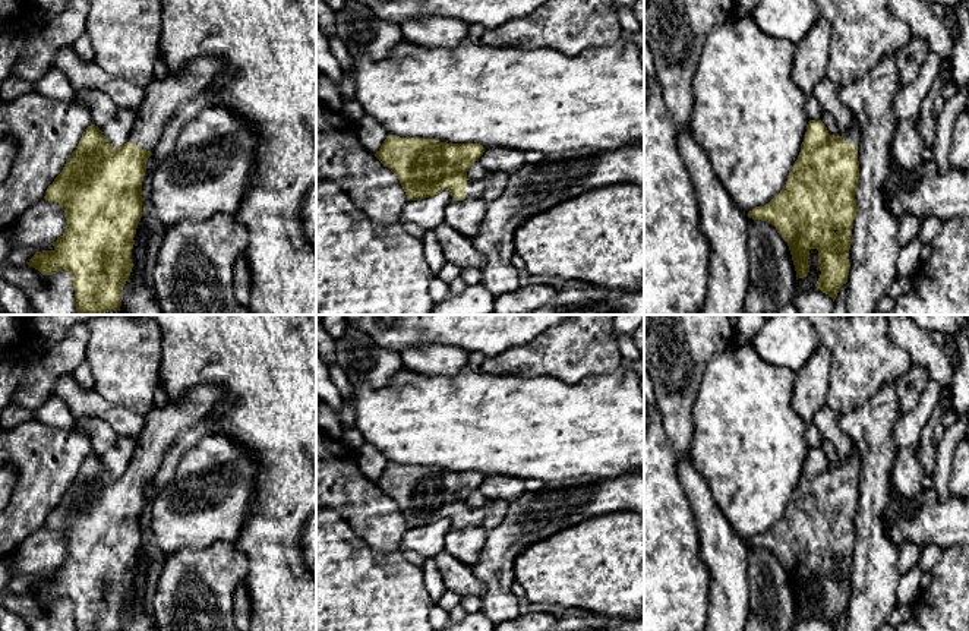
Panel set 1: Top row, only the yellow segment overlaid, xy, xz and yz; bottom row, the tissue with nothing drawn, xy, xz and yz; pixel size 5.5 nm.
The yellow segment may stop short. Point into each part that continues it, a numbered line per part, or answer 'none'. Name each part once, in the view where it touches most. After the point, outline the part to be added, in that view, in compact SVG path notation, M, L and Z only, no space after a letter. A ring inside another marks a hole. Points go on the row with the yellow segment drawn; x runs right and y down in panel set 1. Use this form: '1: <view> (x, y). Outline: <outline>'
1: xy (163, 97). Outline: M211 56L196 59L183 78L168 72L145 88L145 98L136 111L136 122L127 142L154 152L164 124L179 108L193 101L222 70L222 61Z

